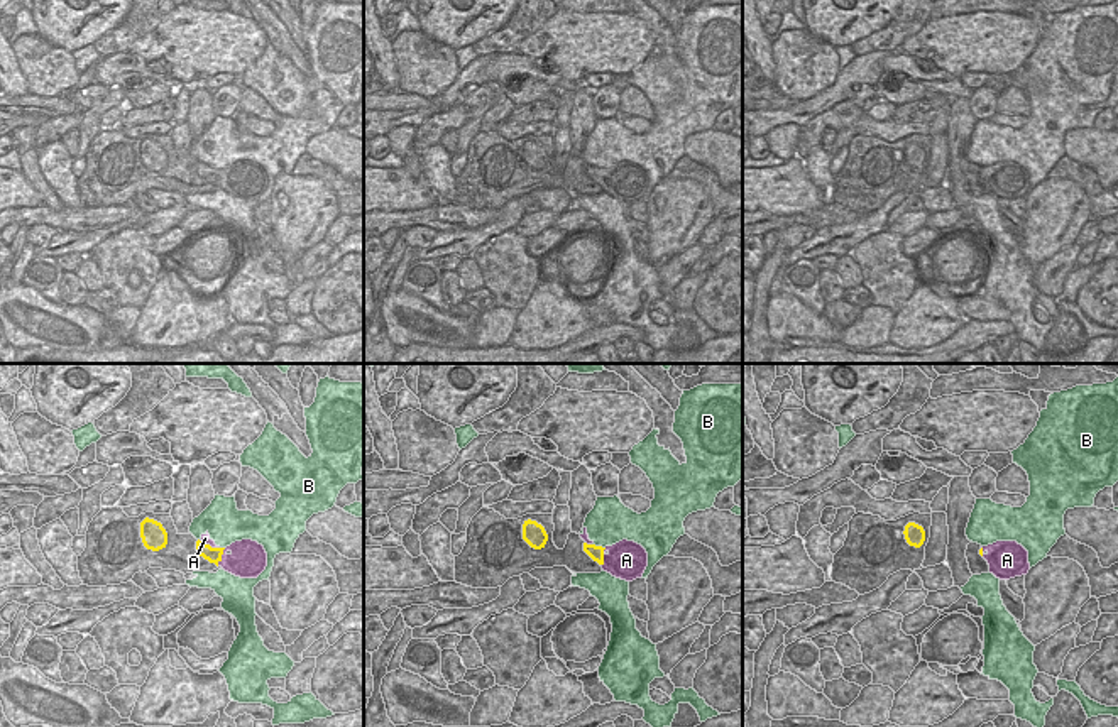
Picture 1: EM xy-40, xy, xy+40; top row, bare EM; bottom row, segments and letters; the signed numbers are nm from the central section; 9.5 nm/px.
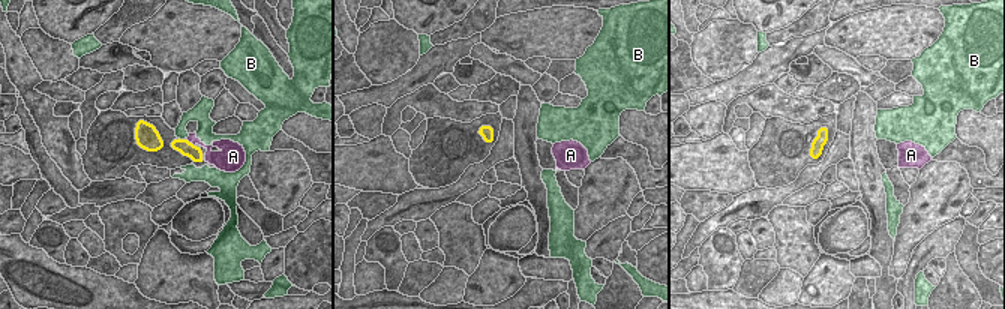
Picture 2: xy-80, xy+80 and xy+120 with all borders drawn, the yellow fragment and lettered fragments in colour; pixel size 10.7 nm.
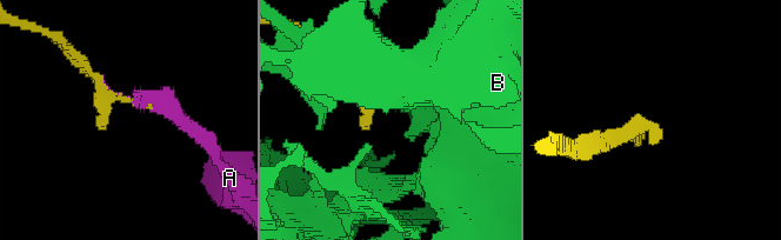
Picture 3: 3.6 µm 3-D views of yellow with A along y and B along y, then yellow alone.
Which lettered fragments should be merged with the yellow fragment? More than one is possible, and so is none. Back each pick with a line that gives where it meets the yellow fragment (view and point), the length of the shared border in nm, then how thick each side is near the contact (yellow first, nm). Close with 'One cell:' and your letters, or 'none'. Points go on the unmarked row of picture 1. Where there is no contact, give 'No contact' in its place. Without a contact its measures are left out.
A: Touches yellow at xy-40 (220, 178). Shared border 190 nm. Thickness 160 nm (yellow) against 320 nm
One cell: A.

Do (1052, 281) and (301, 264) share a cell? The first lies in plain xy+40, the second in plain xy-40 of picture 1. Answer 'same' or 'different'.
same

